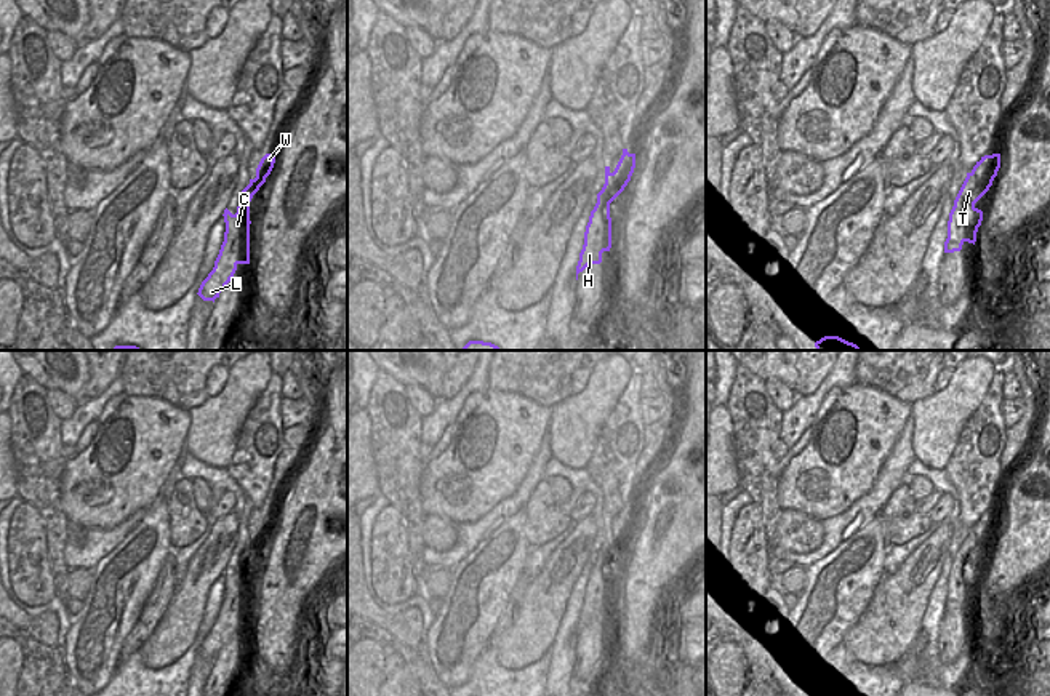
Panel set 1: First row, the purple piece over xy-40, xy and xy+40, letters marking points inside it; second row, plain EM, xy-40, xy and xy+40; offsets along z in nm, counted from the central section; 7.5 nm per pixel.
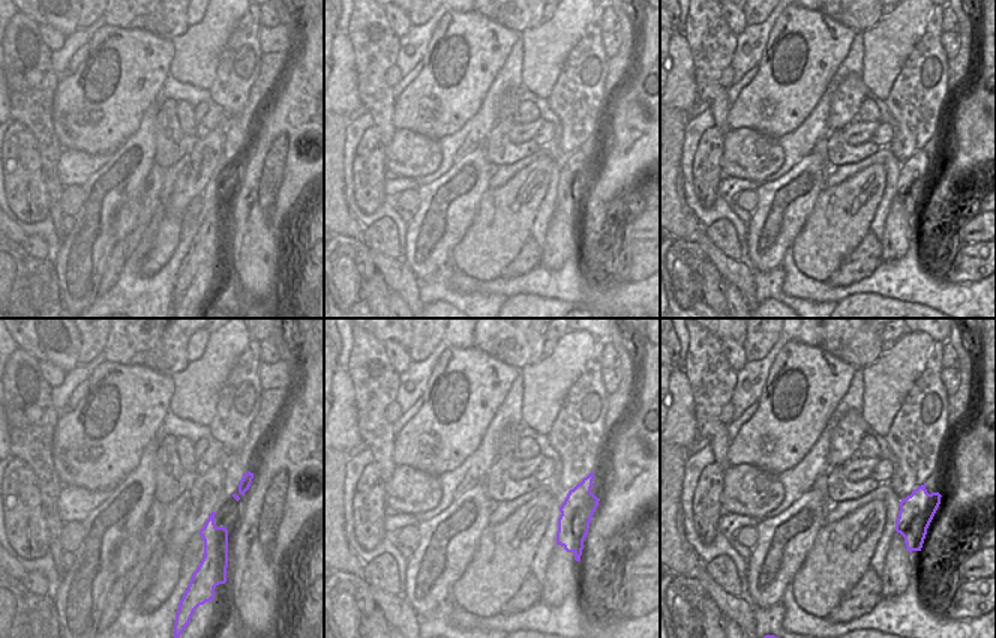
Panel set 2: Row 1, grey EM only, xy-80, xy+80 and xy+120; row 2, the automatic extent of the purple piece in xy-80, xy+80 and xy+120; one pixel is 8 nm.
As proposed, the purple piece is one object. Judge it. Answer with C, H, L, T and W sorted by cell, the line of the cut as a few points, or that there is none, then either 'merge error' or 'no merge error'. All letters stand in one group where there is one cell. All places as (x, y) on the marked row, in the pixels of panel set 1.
C H L / T W; cut in xy+40 along (956, 197), (961, 207), (965, 240); merge error

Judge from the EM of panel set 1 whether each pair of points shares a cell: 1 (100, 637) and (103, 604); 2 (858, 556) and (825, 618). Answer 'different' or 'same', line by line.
1: same
2: same

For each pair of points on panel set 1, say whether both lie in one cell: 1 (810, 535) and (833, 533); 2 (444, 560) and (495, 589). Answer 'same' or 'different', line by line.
1: different
2: different

